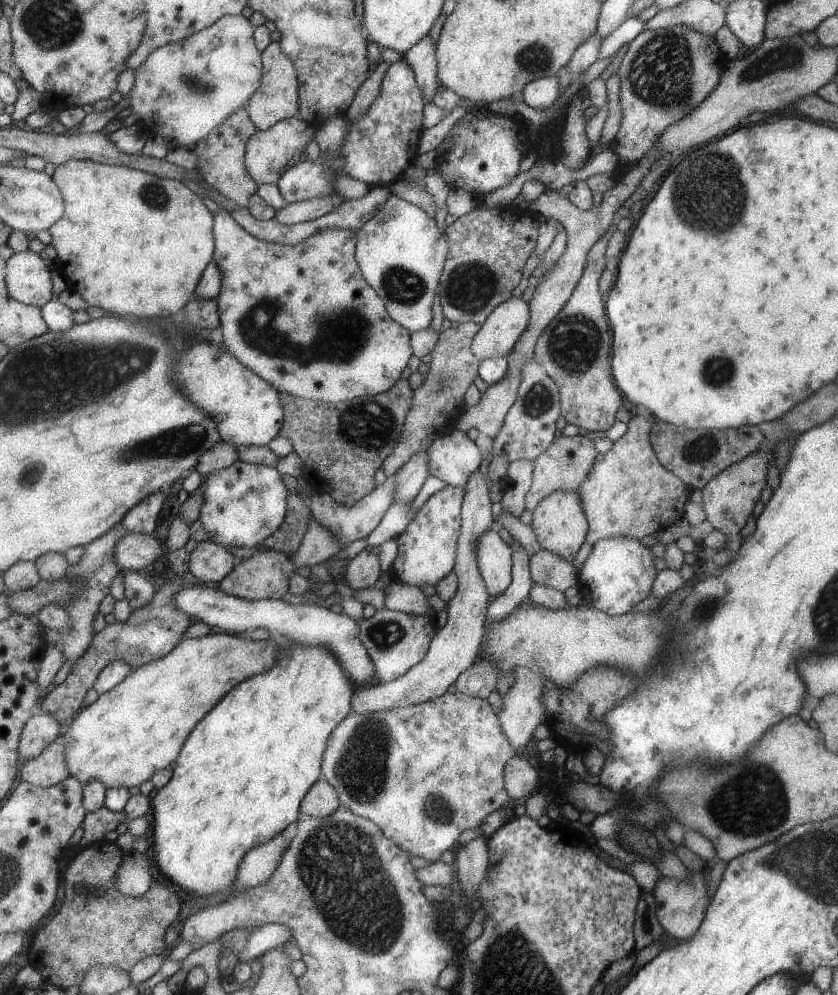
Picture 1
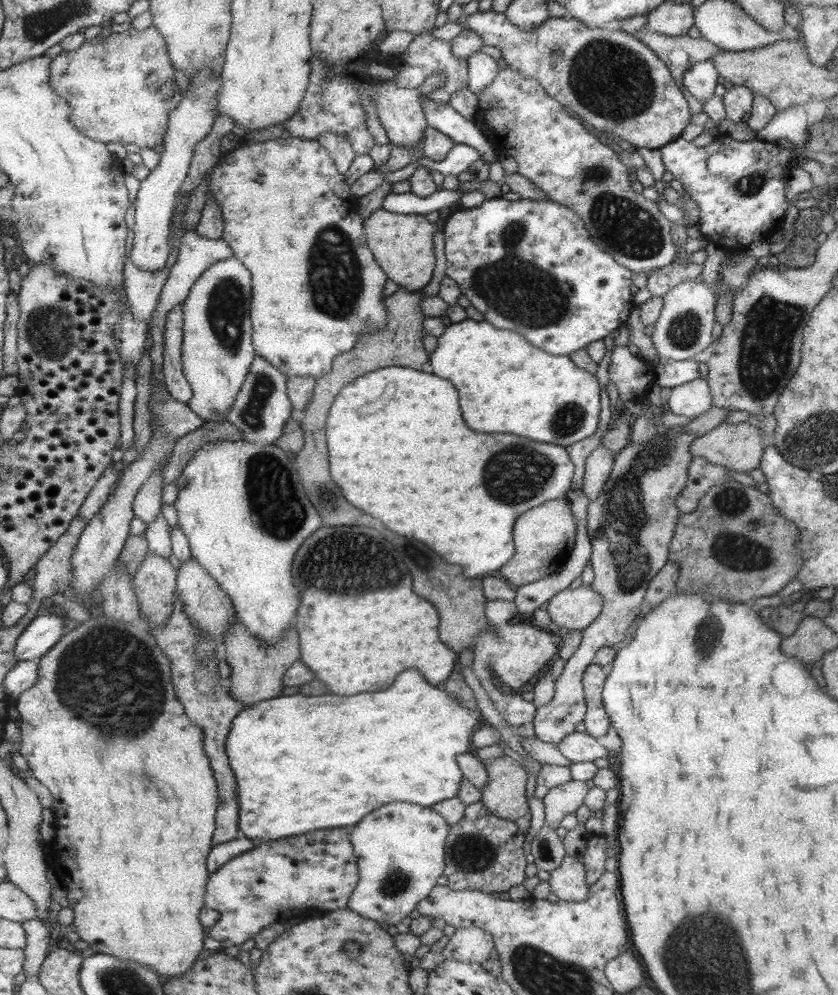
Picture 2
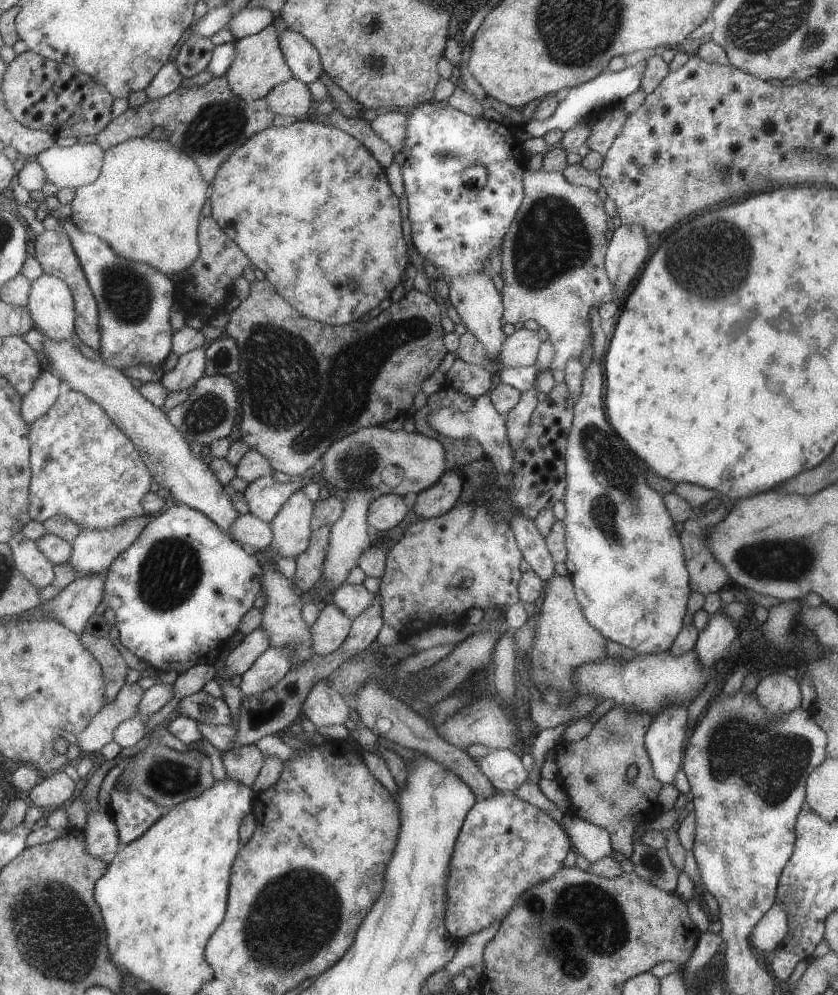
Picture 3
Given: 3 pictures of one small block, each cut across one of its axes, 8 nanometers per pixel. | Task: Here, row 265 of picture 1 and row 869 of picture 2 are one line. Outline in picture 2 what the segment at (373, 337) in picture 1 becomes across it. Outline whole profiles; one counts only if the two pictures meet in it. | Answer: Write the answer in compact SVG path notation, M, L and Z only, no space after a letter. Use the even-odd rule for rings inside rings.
M346 828L322 829L297 837L258 842L251 850L234 856L208 875L204 906L219 913L219 920L207 930L209 937L219 941L222 950L231 945L240 946L245 940L255 937L261 929L282 922L291 910L313 913L345 908L360 880L357 860Z

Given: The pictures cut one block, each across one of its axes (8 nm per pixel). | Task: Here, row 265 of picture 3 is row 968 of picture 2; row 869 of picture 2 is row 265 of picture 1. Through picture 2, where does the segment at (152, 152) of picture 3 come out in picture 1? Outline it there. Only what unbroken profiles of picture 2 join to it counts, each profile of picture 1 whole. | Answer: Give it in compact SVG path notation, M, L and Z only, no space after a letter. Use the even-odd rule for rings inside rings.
M71 159L61 165L57 165L52 176L63 193L66 209L65 216L49 228L52 236L52 245L55 246L59 256L57 264L62 268L62 275L66 280L67 288L77 292L91 307L97 307L113 312L121 318L135 319L161 319L166 317L178 317L181 309L192 298L193 288L200 282L200 276L204 268L212 261L213 234L211 234L211 214L203 200L195 195L185 184L175 179L165 179L156 175L131 169L121 165L110 165L93 162L89 159Z

